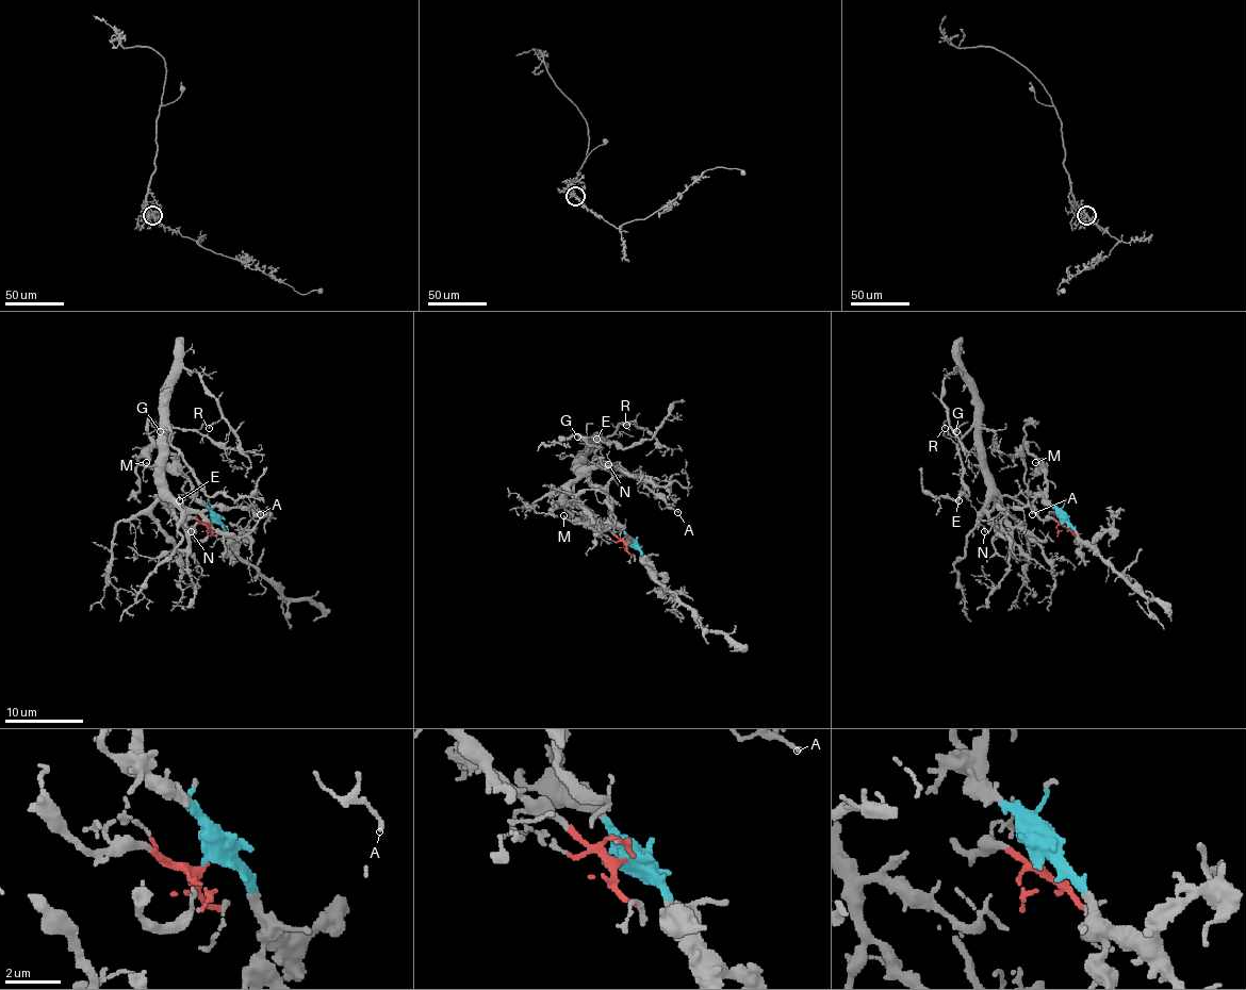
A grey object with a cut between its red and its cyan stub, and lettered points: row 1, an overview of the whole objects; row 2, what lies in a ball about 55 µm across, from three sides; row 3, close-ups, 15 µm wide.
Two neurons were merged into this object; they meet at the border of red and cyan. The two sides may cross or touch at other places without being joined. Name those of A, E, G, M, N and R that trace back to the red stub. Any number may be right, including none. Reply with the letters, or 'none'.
A, E, G, N, R

